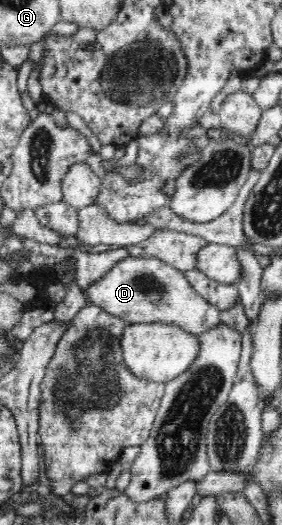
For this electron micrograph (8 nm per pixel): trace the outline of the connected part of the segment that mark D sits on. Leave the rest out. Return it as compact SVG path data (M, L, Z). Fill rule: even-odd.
M129 255L117 262L101 280L89 286L85 297L106 313L121 317L127 325L161 322L179 326L185 332L198 336L215 328L221 321L220 311L197 294L180 270L151 257Z

